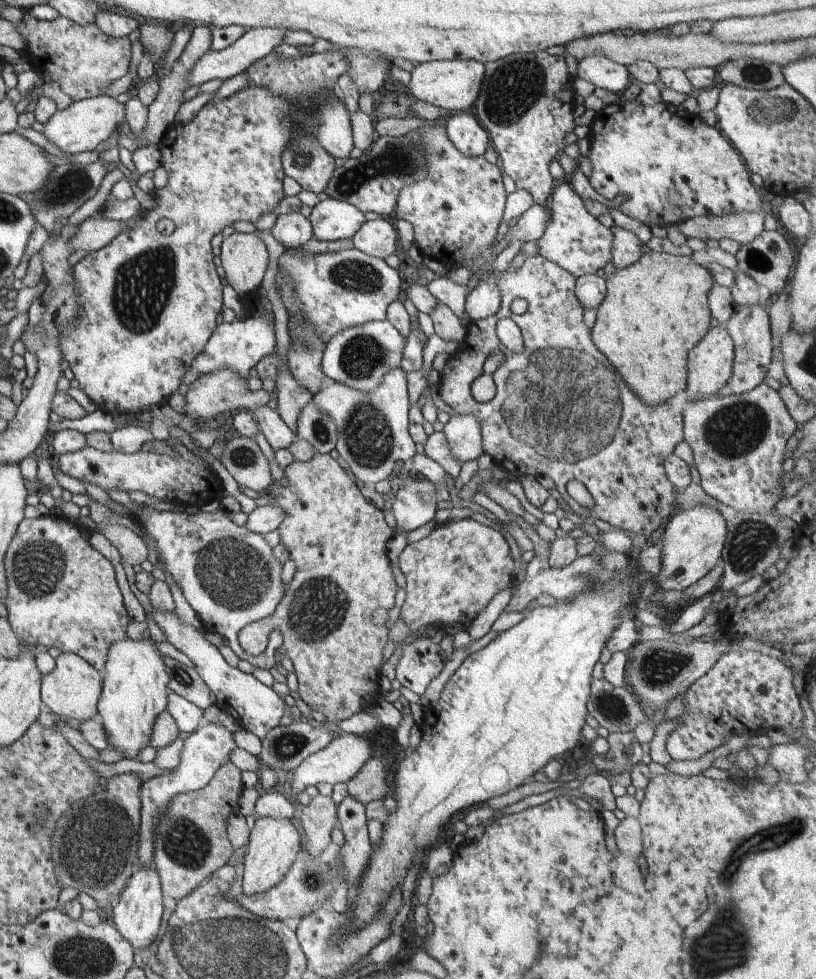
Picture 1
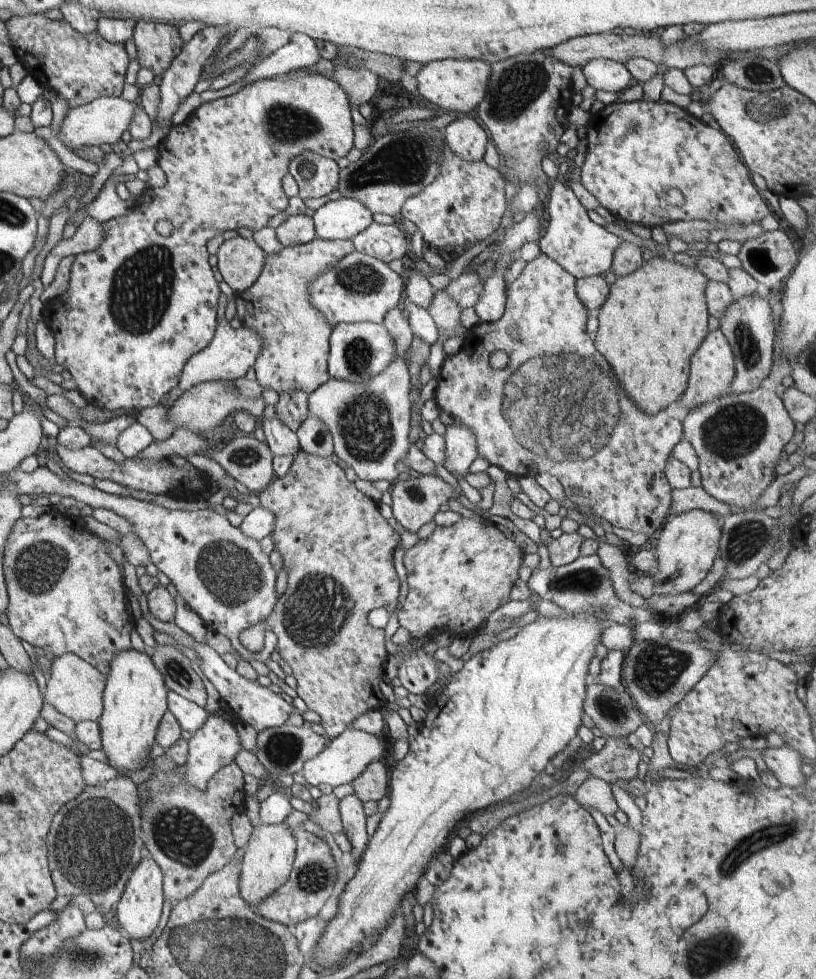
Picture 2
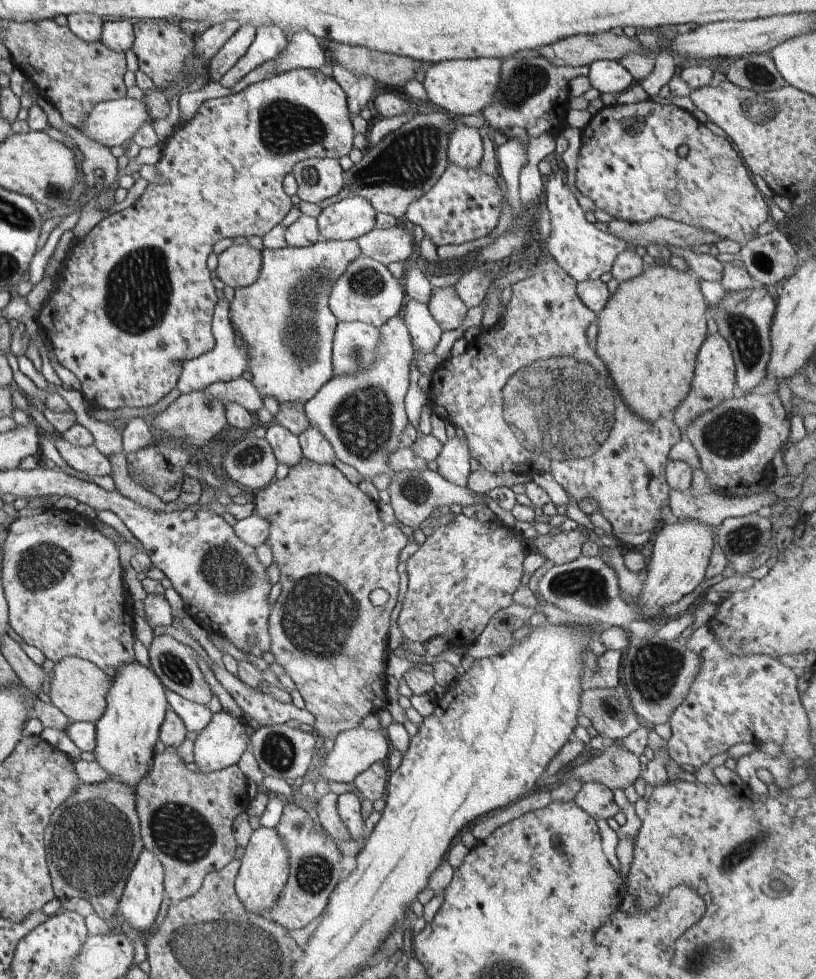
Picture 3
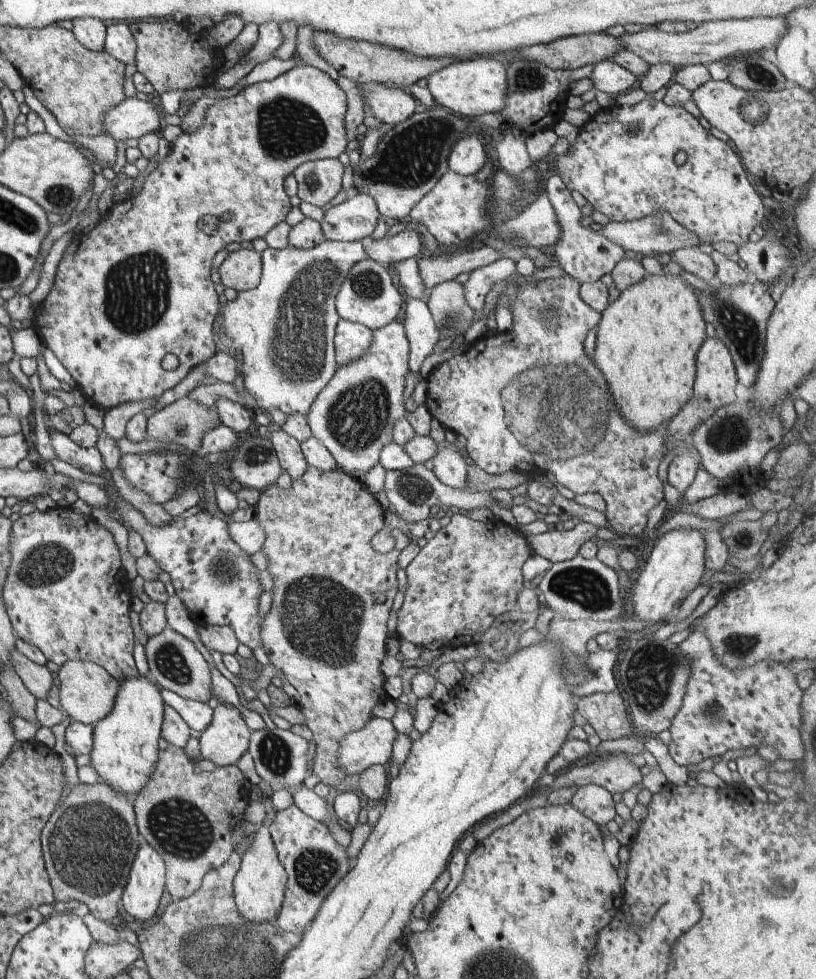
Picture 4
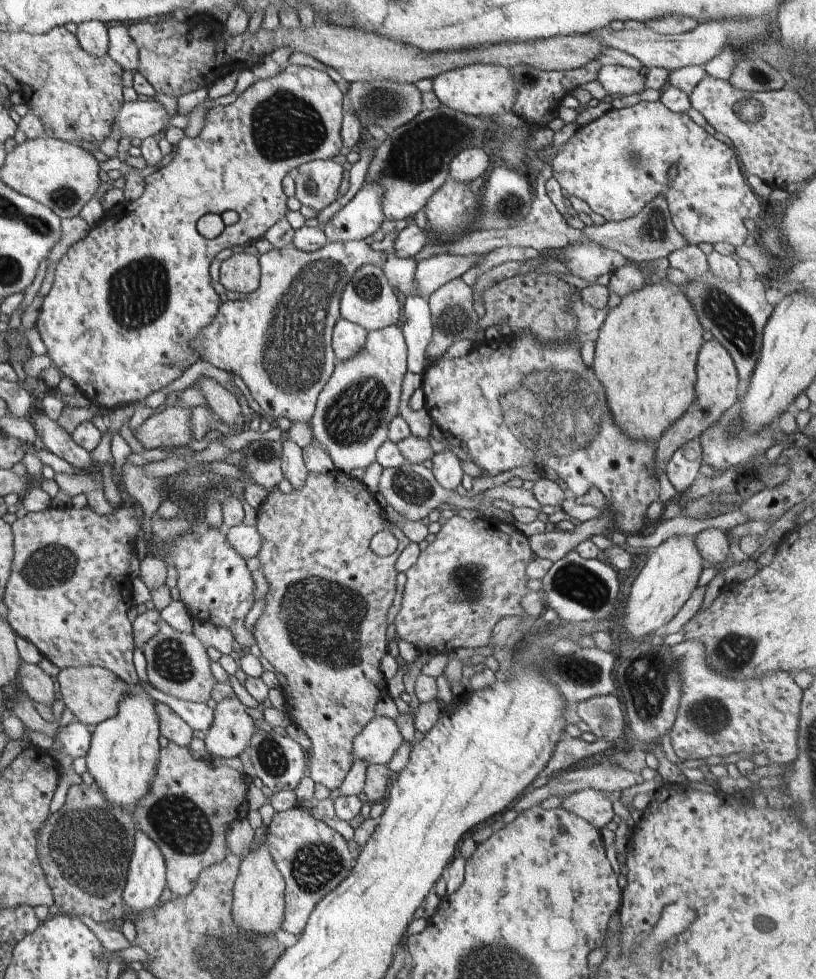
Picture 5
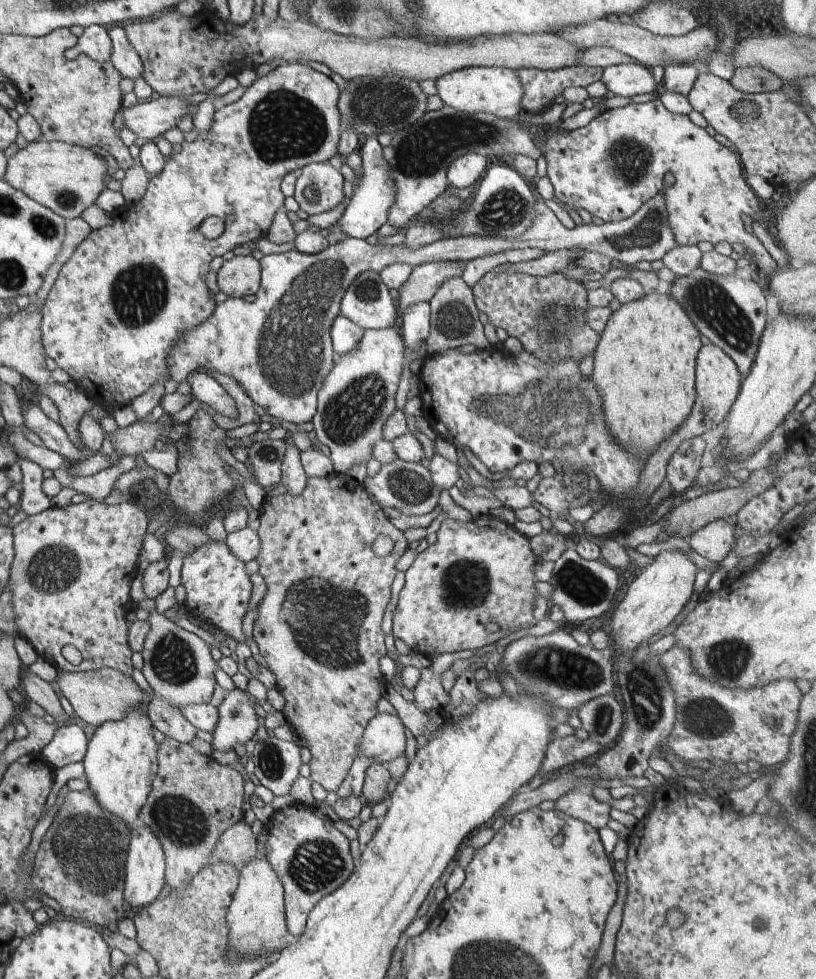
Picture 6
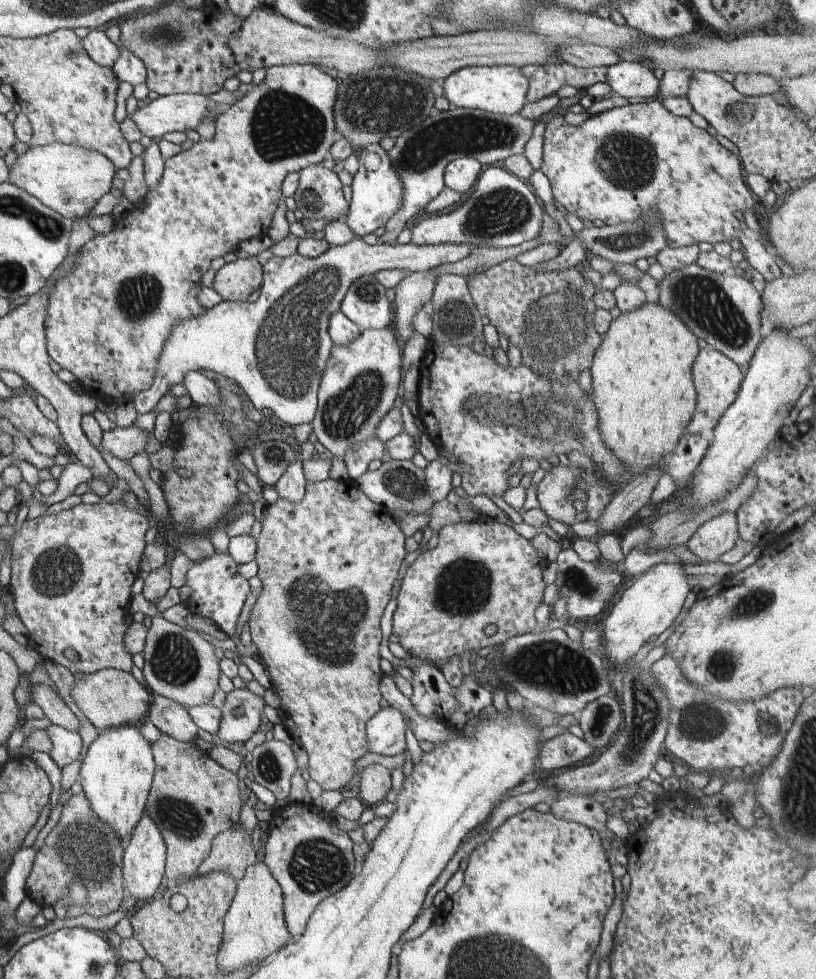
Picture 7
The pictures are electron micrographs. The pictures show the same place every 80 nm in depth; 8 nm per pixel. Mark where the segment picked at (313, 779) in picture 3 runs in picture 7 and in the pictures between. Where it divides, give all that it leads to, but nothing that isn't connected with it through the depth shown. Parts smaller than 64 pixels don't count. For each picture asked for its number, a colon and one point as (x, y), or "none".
4: (371, 745)
5: (376, 744)
6: (384, 739)
7: (386, 730)

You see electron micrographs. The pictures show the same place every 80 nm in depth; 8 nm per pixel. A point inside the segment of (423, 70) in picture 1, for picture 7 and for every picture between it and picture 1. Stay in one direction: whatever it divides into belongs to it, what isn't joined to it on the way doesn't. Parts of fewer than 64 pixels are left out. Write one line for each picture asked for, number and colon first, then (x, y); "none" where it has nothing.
2: (459, 85)
3: (462, 86)
4: (469, 88)
5: (481, 90)
6: (494, 90)
7: (502, 89)

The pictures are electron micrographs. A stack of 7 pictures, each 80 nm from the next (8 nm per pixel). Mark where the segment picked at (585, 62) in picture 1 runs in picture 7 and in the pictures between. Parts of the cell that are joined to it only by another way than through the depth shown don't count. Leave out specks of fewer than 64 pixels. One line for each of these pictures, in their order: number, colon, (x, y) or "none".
2: (603, 74)
3: (606, 76)
4: (608, 77)
5: (616, 79)
6: (629, 79)
7: (632, 80)

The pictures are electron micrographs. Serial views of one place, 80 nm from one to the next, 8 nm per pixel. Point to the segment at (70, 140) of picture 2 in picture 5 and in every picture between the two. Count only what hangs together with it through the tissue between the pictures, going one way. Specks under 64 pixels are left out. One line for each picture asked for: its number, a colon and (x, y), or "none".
3: (112, 123)
4: (133, 118)
5: (142, 119)

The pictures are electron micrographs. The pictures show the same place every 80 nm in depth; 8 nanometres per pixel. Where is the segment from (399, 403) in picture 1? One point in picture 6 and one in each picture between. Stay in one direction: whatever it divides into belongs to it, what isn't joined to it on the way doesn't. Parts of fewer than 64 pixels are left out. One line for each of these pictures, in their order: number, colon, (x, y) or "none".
2: (369, 421)
3: (363, 415)
4: (353, 416)
5: (352, 415)
6: (357, 397)

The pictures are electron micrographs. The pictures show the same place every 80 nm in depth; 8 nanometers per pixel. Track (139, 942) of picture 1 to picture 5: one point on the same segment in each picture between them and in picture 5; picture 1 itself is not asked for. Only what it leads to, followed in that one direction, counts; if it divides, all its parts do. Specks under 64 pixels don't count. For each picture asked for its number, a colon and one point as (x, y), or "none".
2: (139, 910)
3: (143, 894)
4: (144, 889)
5: (147, 878)

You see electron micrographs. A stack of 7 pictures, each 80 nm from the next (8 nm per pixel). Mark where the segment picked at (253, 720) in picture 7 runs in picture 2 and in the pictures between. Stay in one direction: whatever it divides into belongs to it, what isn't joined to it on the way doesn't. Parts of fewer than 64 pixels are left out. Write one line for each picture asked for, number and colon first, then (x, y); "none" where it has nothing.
2: (215, 745)
3: (219, 745)
4: (226, 738)
5: (231, 732)
6: (237, 723)

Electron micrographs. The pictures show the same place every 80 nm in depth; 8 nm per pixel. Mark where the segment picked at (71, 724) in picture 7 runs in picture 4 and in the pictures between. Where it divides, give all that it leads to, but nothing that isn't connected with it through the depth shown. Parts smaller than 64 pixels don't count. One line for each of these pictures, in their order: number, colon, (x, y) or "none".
4: (37, 678)
5: (38, 685)
6: (41, 692)

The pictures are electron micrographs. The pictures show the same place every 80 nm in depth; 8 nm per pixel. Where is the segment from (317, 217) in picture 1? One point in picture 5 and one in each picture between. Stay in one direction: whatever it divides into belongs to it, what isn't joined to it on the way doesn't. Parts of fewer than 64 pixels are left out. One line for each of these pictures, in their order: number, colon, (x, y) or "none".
2: (342, 219)
3: (349, 219)
4: (355, 218)
5: (362, 216)

